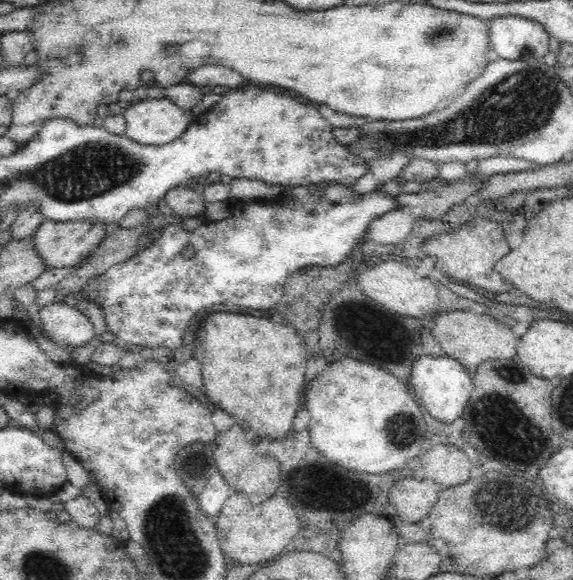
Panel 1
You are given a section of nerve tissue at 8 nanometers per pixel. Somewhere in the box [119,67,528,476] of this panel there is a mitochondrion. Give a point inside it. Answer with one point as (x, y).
(401, 427)

